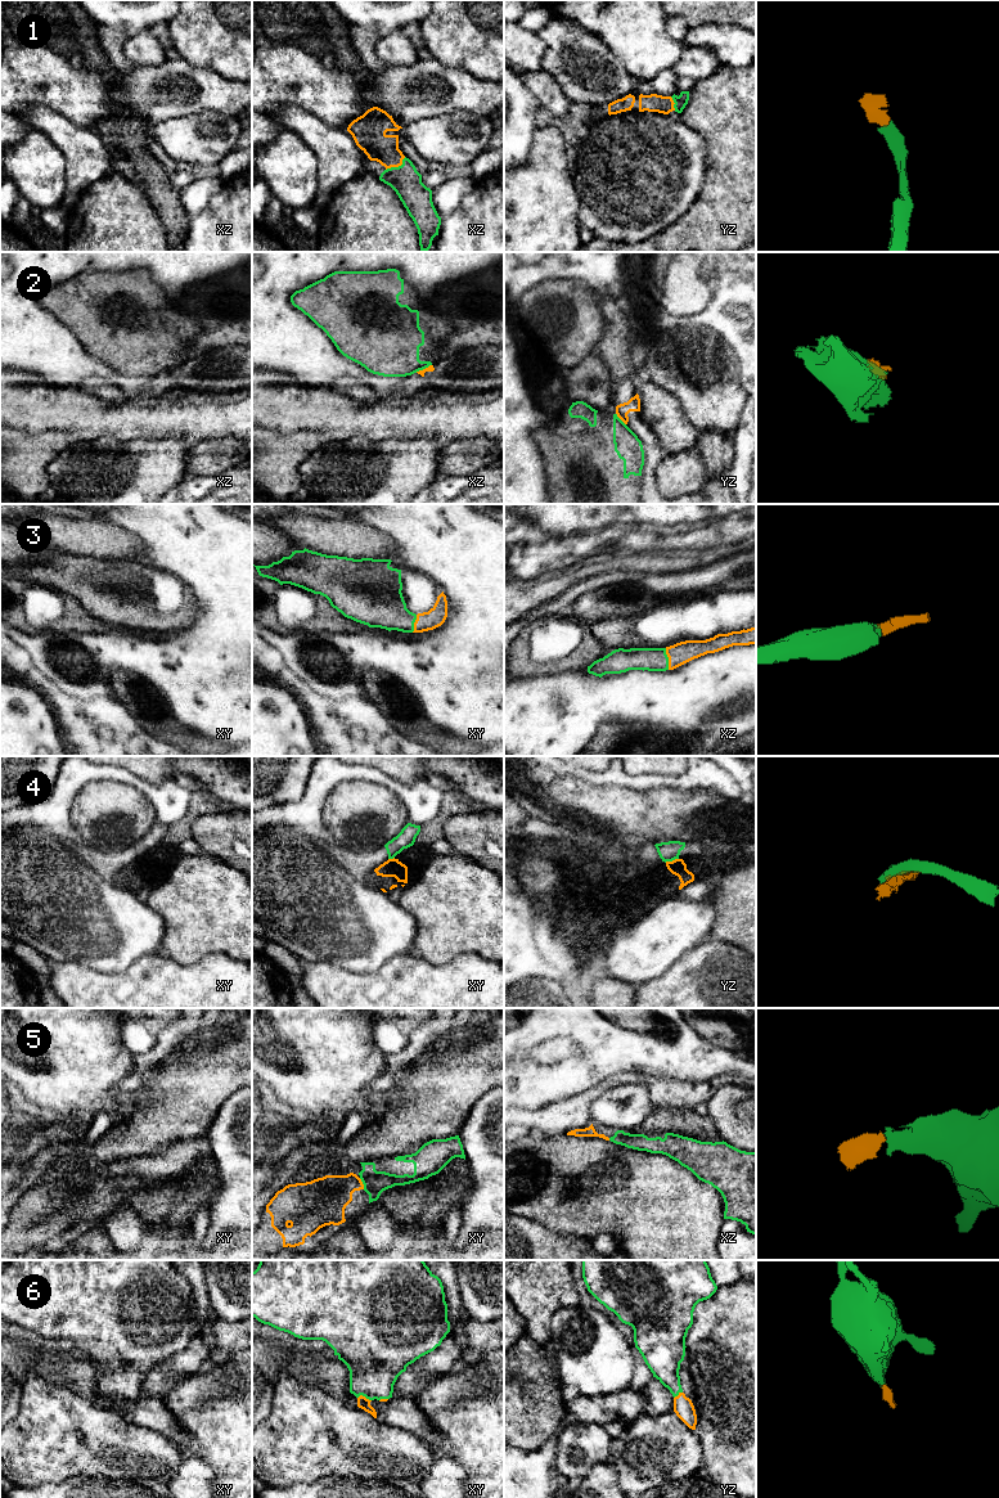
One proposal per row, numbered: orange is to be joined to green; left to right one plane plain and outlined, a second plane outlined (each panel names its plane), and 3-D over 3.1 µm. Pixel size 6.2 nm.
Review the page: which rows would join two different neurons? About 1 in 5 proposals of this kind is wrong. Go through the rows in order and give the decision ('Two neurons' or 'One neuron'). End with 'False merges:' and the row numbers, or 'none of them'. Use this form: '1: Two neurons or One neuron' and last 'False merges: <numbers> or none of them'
1: One neuron
2: Two neurons
3: One neuron
4: Two neurons
5: One neuron
6: One neuron
False merges: 2, 4

